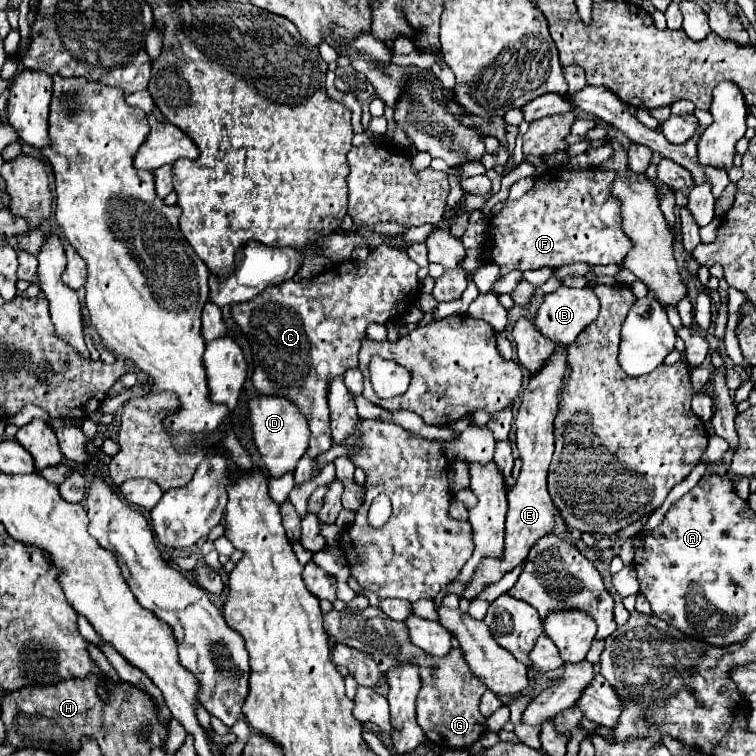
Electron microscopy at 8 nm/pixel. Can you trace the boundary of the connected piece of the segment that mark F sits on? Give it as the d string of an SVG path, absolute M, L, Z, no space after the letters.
M598 168L588 170L552 170L536 178L534 188L528 190L520 200L508 200L504 208L488 218L486 228L486 248L490 250L490 262L500 266L500 276L512 270L536 270L542 266L560 268L566 264L582 262L582 264L618 264L626 258L632 244L628 244L628 236L622 232L620 222L620 202L610 194L610 186L614 182L614 172L602 172Z

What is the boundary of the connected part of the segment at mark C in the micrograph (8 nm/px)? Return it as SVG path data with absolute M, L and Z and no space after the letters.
M388 244L378 246L370 250L368 258L364 262L360 260L346 260L340 264L334 264L330 272L324 272L320 276L314 276L310 280L288 280L280 286L266 288L260 296L256 296L250 302L232 304L232 320L242 328L246 334L252 352L254 352L254 376L252 382L260 394L272 394L272 396L284 396L290 402L294 402L300 412L308 420L308 428L312 432L310 446L300 458L294 478L296 484L304 484L310 478L316 476L314 460L318 454L328 450L332 446L330 436L330 414L328 414L328 382L334 376L344 374L348 368L358 366L358 350L360 342L366 336L366 328L370 322L386 324L388 320L402 316L406 306L414 304L416 292L420 290L418 282L418 264L408 258L406 252L400 252L400 248L392 248Z

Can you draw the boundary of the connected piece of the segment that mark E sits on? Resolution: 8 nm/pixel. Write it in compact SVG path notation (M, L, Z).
M556 346L556 354L544 364L540 372L530 378L528 388L522 394L522 404L516 414L516 446L520 452L520 474L516 484L508 490L508 516L506 516L506 536L504 536L504 556L502 560L482 560L480 568L476 568L476 576L472 576L472 584L466 586L464 598L474 600L486 586L504 578L504 574L512 572L518 564L524 562L528 550L536 544L538 538L546 536L554 528L554 504L546 490L546 474L550 466L550 458L554 452L554 416L558 410L558 392L562 388L562 376L566 368L566 348Z

